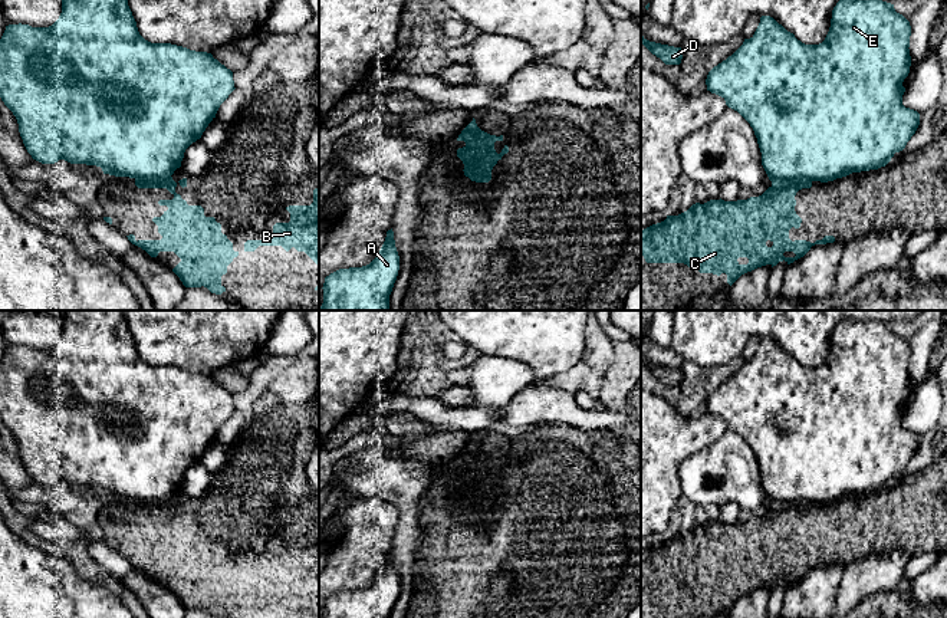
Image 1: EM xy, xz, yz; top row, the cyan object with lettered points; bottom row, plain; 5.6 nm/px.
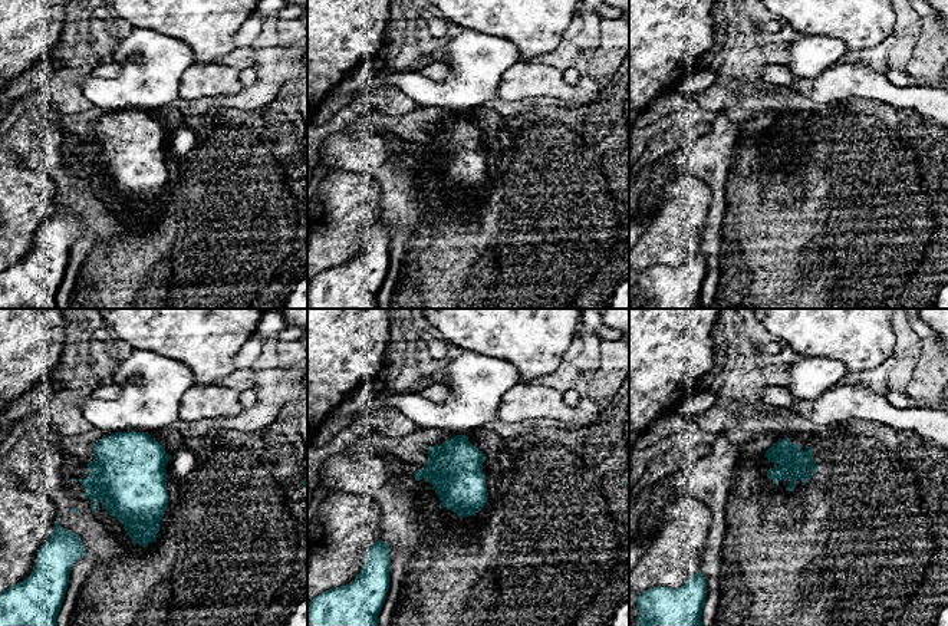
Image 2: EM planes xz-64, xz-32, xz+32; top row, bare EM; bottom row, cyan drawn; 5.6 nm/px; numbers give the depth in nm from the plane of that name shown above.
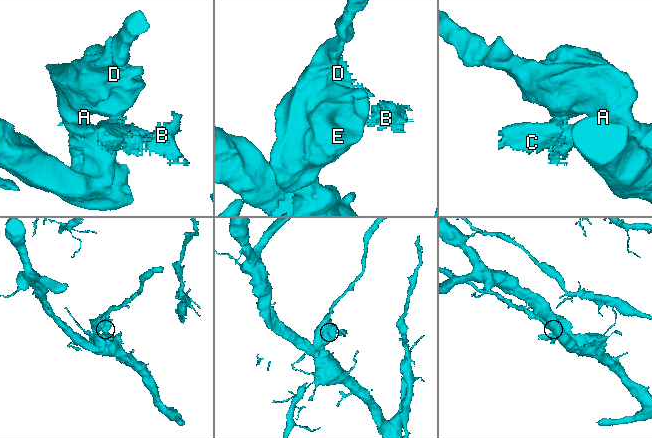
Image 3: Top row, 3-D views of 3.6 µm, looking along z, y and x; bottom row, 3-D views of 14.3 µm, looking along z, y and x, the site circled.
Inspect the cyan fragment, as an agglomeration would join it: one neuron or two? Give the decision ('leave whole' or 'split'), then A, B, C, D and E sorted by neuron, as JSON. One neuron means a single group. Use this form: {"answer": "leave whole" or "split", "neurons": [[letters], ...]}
{"answer": "split", "neurons": [["A", "D", "E"], ["B", "C"]]}

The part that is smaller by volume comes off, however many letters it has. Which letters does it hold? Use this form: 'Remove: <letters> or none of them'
Remove: B, C

